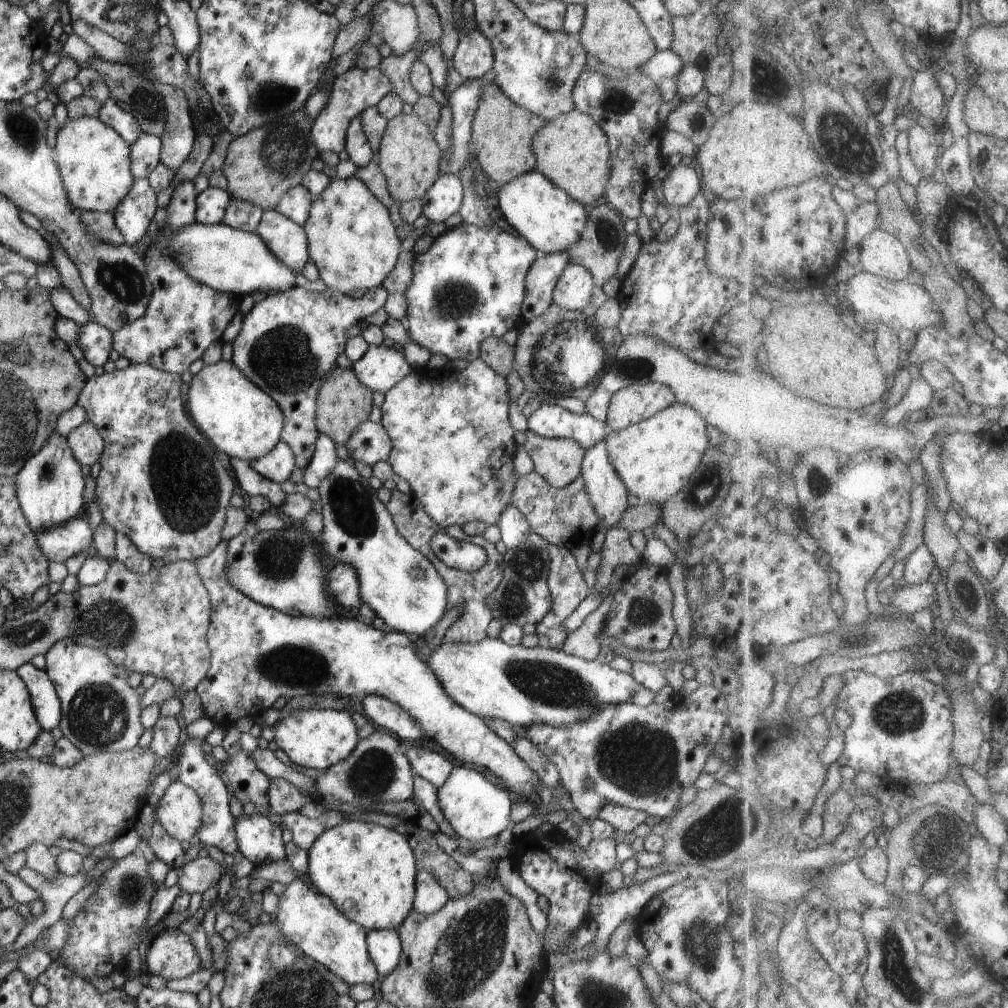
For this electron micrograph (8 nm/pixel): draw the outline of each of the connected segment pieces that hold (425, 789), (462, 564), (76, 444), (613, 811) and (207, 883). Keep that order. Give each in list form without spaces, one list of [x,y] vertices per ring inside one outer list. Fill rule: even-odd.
[[[412,770],[412,775],[414,778],[413,793],[418,800],[422,803],[422,807],[428,813],[428,818],[434,824],[434,828],[439,830],[441,833],[446,834],[449,838],[456,841],[458,834],[454,832],[452,826],[446,818],[444,818],[438,801],[437,801],[437,790],[436,786],[421,778],[415,774]]]
[[[444,532],[434,534],[432,538],[432,550],[434,554],[450,568],[456,570],[466,570],[466,572],[476,572],[486,564],[486,552],[482,552],[480,556],[462,556],[464,554],[464,544],[466,542],[458,542],[459,540],[450,538]]]
[[[84,422],[78,428],[74,428],[67,437],[68,446],[74,454],[74,458],[82,466],[92,466],[99,461],[104,450],[104,441],[98,428],[92,422]]]
[[[606,804],[598,810],[598,819],[607,822],[620,837],[634,832],[638,825],[644,824],[649,814],[639,808],[629,808],[620,804]]]
[[[210,856],[190,860],[180,867],[180,876],[177,881],[180,884],[180,890],[188,894],[204,894],[206,890],[218,884],[226,868],[226,865],[220,864]]]

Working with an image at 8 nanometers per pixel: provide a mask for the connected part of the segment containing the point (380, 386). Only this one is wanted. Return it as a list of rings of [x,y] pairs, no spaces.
[[[380,344],[369,346],[364,356],[353,363],[352,370],[364,386],[385,393],[414,369],[399,347]]]

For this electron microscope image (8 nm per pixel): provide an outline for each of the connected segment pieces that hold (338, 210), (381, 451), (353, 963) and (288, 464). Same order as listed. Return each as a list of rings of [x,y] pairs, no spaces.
[[[356,176],[331,179],[326,190],[314,198],[303,227],[308,239],[308,256],[328,290],[347,293],[382,286],[402,250],[388,208]]]
[[[371,420],[359,424],[344,446],[352,462],[359,461],[369,466],[386,461],[392,452],[392,441],[384,426]]]
[[[303,877],[284,886],[284,892],[278,896],[278,910],[271,915],[273,921],[278,924],[278,930],[282,932],[282,936],[290,938],[305,955],[324,964],[324,967],[349,986],[374,984],[380,974],[368,954],[368,930],[346,918],[328,897],[311,890],[309,884]]]
[[[280,441],[276,444],[276,448],[270,450],[266,456],[250,461],[250,466],[253,466],[262,478],[282,484],[284,480],[290,478],[292,470],[296,468],[296,460],[294,460],[292,448],[284,441]]]

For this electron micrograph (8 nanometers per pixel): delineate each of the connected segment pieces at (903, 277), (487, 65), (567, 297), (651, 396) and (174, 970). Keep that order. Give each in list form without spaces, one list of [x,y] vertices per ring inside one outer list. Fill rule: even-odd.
[[[881,228],[862,240],[860,252],[861,268],[888,280],[907,281],[915,270],[906,244]]]
[[[477,28],[460,33],[452,64],[464,81],[487,76],[494,64],[494,51],[488,38]]]
[[[568,262],[553,290],[552,300],[560,308],[582,311],[590,304],[595,282],[589,270],[580,264]]]
[[[660,382],[632,383],[612,394],[606,424],[613,431],[642,422],[676,403],[669,386]]]
[[[165,928],[148,948],[146,968],[167,981],[187,978],[201,970],[202,962],[192,938],[180,929]]]

